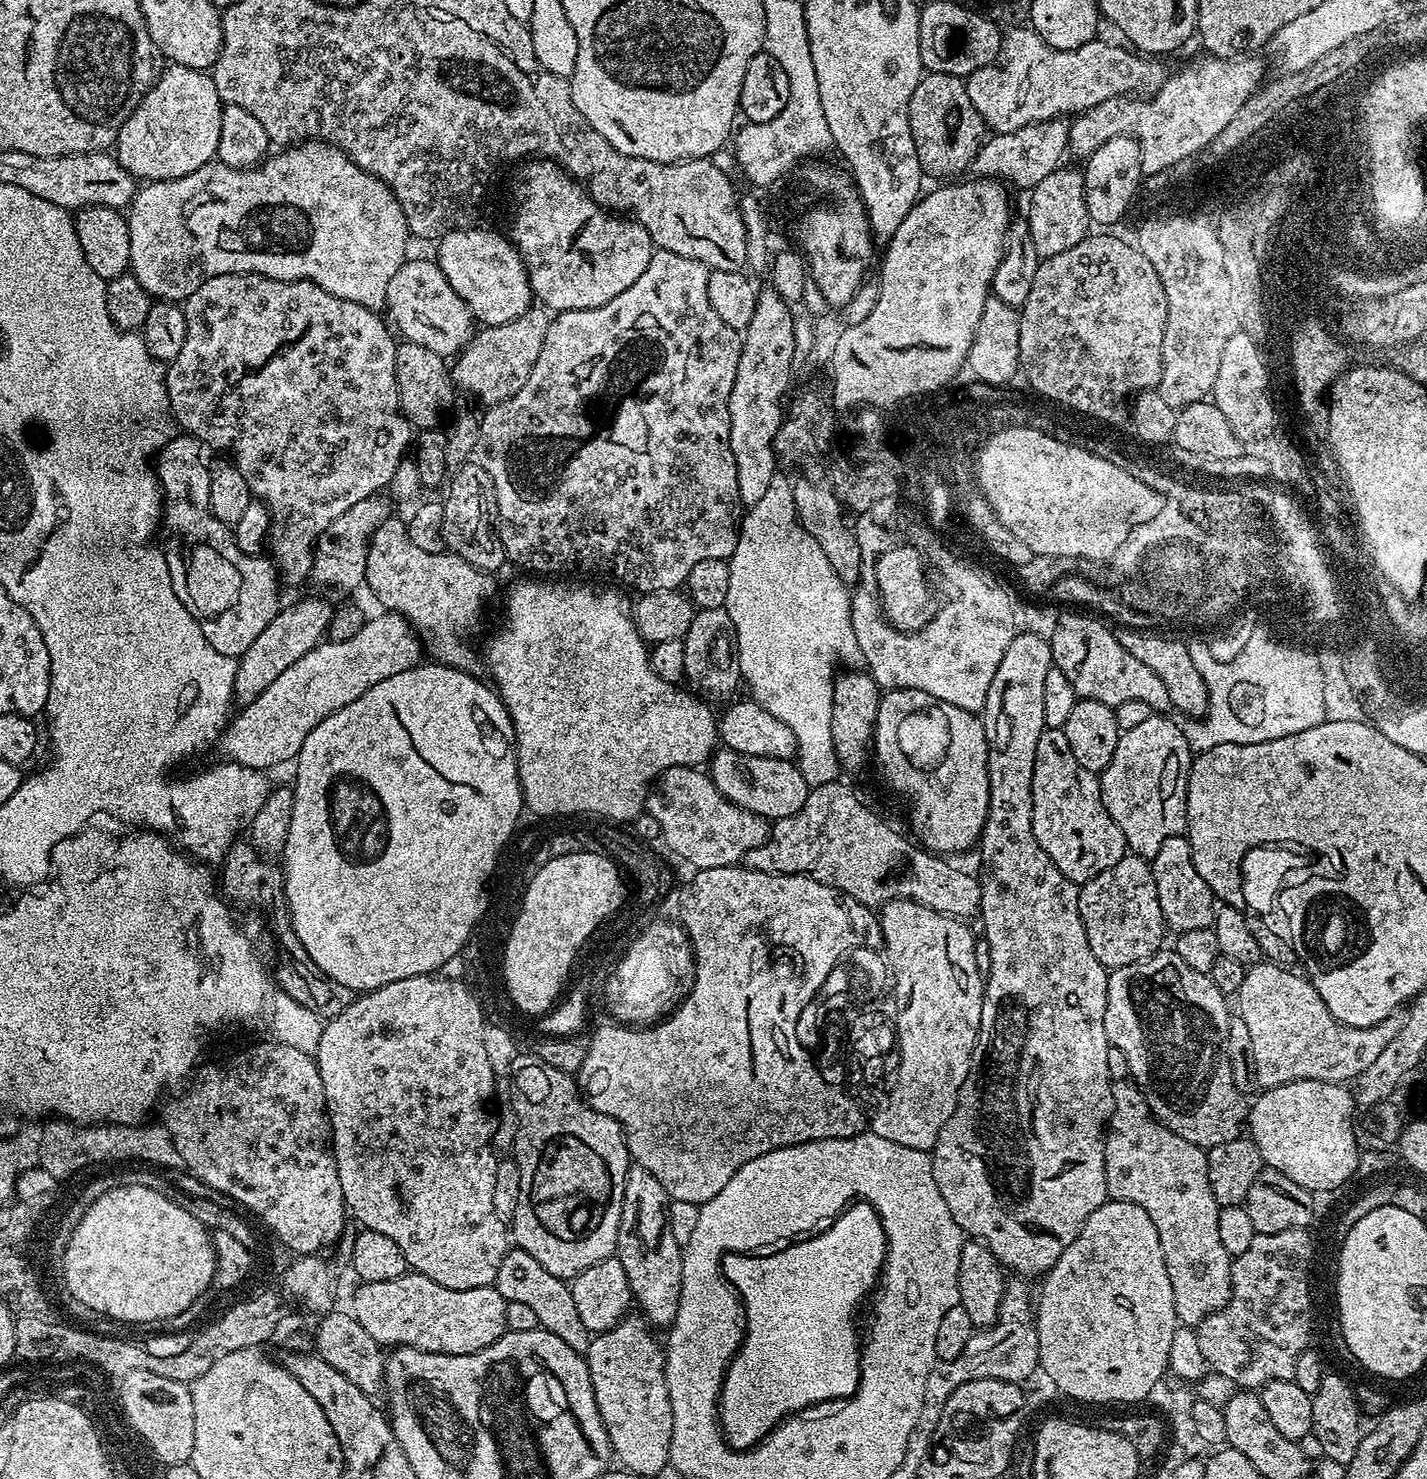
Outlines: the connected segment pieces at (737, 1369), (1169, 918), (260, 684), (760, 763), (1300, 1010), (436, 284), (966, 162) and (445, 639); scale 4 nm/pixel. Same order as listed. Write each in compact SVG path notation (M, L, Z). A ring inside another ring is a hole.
M863 1194L860 1198L853 1195L850 1206L838 1202L837 1208L810 1226L810 1230L777 1240L730 1246L718 1255L718 1269L724 1270L724 1282L734 1284L732 1296L741 1296L742 1320L746 1320L746 1328L738 1330L738 1352L730 1352L726 1382L722 1382L718 1394L720 1416L726 1420L732 1446L766 1446L786 1426L784 1420L800 1406L854 1394L856 1374L864 1368L866 1352L880 1321L882 1290L891 1264L887 1224L879 1208L868 1204L868 1199Z
M1181 834L1166 838L1162 846L1158 846L1158 854L1151 857L1152 873L1154 882L1158 890L1158 906L1164 915L1165 925L1169 929L1173 928L1173 933L1179 934L1186 930L1202 930L1212 928L1215 918L1217 905L1210 886L1202 882L1202 874L1194 866L1192 857L1192 847L1187 835Z
M300 600L289 608L288 605L281 607L270 626L266 626L266 630L254 638L254 646L239 656L234 682L230 685L231 699L235 703L237 700L240 706L253 704L258 694L262 694L262 690L266 690L266 686L270 686L270 682L274 682L274 678L286 670L286 666L294 666L302 654L314 650L325 639L332 609L333 605L324 600Z
M720 750L711 757L711 764L710 775L716 789L728 800L769 822L798 814L810 791L806 778L792 760L737 756L735 752Z
M1261 962L1251 965L1242 978L1238 993L1238 1015L1246 1022L1247 1028L1250 1029L1250 1038L1254 1042L1252 1071L1255 1083L1260 1083L1259 1087L1267 1090L1295 1080L1322 1080L1331 1084L1355 1081L1377 1060L1378 1054L1382 1054L1382 1050L1390 1046L1394 1034L1402 1030L1403 1019L1393 1014L1369 1028L1351 1028L1336 1020L1326 1002L1322 1002L1315 983L1307 975L1299 976L1292 971L1296 970L1271 962Z
M405 259L398 274L394 274L386 286L384 303L387 319L398 332L400 327L399 335L407 343L426 346L426 350L434 350L434 354L445 358L455 357L474 335L472 312L458 298L458 294L454 294L454 286L450 286L435 259L412 259Z
M928 72L921 76L918 90L914 90L914 98L910 98L908 125L920 171L925 177L956 178L967 173L986 141L986 125L970 102L967 83L961 77L941 72Z
M389 518L382 521L368 537L366 574L364 575L366 588L376 595L381 609L398 613L421 633L422 631L428 632L429 642L437 648L435 656L437 661L453 666L461 663L460 659L463 658L464 652L460 649L459 642L456 641L456 635L462 627L468 628L475 622L478 616L477 609L483 606L488 598L487 595L492 590L492 579L489 573L470 566L470 562L466 562L460 556L455 556L453 552L421 550L410 538L408 525L403 519Z

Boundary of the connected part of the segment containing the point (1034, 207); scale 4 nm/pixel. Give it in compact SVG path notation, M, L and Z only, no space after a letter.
M1079 167L1055 168L1038 186L1030 189L1028 200L1028 236L1032 239L1030 248L1037 257L1062 254L1062 250L1070 250L1070 246L1078 246L1090 234L1090 221L1086 210L1086 190L1084 189L1084 173Z

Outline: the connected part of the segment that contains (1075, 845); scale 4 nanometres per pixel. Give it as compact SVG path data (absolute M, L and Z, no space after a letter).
M1045 728L1038 738L1032 779L1032 829L1038 846L1050 854L1050 862L1077 886L1102 874L1102 870L1110 870L1126 855L1122 830L1100 800L1097 773L1078 766L1063 728Z

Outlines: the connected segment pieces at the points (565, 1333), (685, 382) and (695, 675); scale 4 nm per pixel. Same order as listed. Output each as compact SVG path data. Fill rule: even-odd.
M512 1246L508 1253L502 1258L502 1266L498 1266L498 1278L494 1285L498 1294L507 1302L517 1300L530 1306L534 1314L538 1314L540 1327L546 1329L550 1334L558 1334L570 1350L584 1354L588 1351L590 1334L582 1323L577 1308L574 1306L574 1294L572 1293L569 1281L559 1280L550 1270L545 1270L526 1250Z
M653 251L650 264L646 270L642 270L638 280L632 286L622 290L618 298L610 298L600 308L587 308L579 312L570 310L569 312L555 313L549 319L548 329L546 330L546 342L542 342L542 350L538 353L538 362L534 362L534 370L530 370L530 378L526 378L526 386L518 390L510 398L506 398L500 404L491 405L487 409L488 413L480 416L480 437L478 438L478 462L490 474L492 492L496 502L496 512L498 513L498 531L500 541L504 547L505 557L509 561L513 560L520 568L533 568L536 574L556 574L552 572L585 572L588 576L613 576L616 580L621 580L624 584L629 584L632 588L637 588L637 593L646 592L675 592L687 581L690 570L698 566L698 562L707 560L728 560L734 554L734 546L738 535L738 512L736 508L741 507L740 491L738 490L738 470L734 462L734 454L730 450L730 390L734 388L734 378L738 372L738 358L740 357L740 341L737 329L726 326L718 314L714 314L714 306L710 306L710 298L706 298L706 282L710 269L694 258L682 258L682 254L673 252Z
M704 608L693 613L690 630L683 638L689 687L701 697L722 700L740 686L742 677L733 636L733 620L724 608Z

